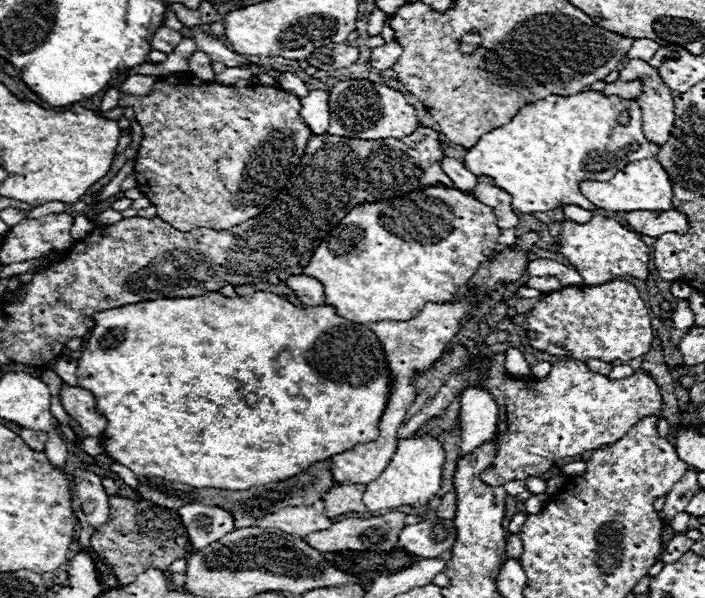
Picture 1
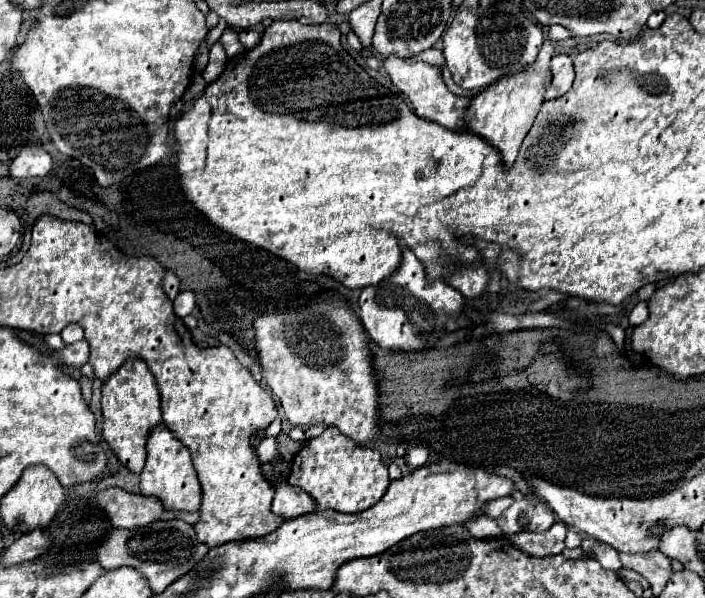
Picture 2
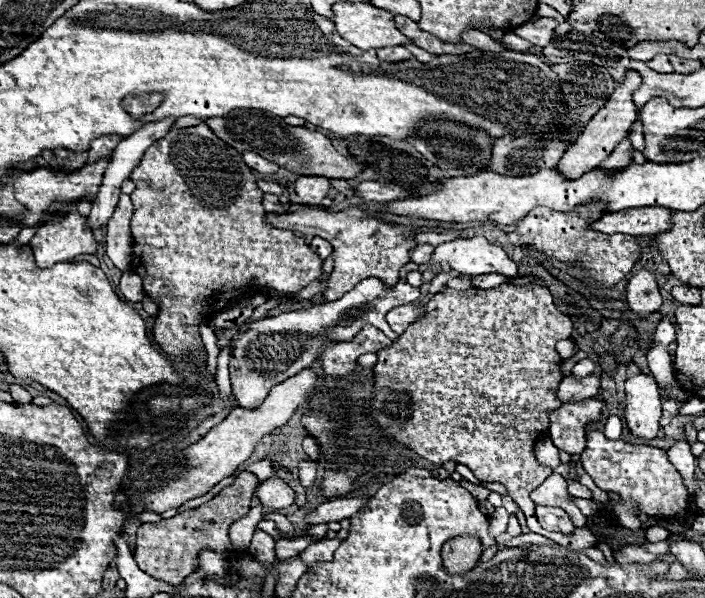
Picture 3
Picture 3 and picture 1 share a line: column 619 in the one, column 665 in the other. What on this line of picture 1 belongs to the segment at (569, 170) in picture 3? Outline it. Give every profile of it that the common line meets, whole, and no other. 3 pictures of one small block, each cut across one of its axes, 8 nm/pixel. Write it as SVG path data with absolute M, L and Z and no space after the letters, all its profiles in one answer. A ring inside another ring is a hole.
M628 60L620 70L620 80L630 82L636 78L642 78L644 82L644 94L640 96L644 136L652 144L664 146L664 142L670 138L676 118L670 88L664 86L660 74L644 60Z

